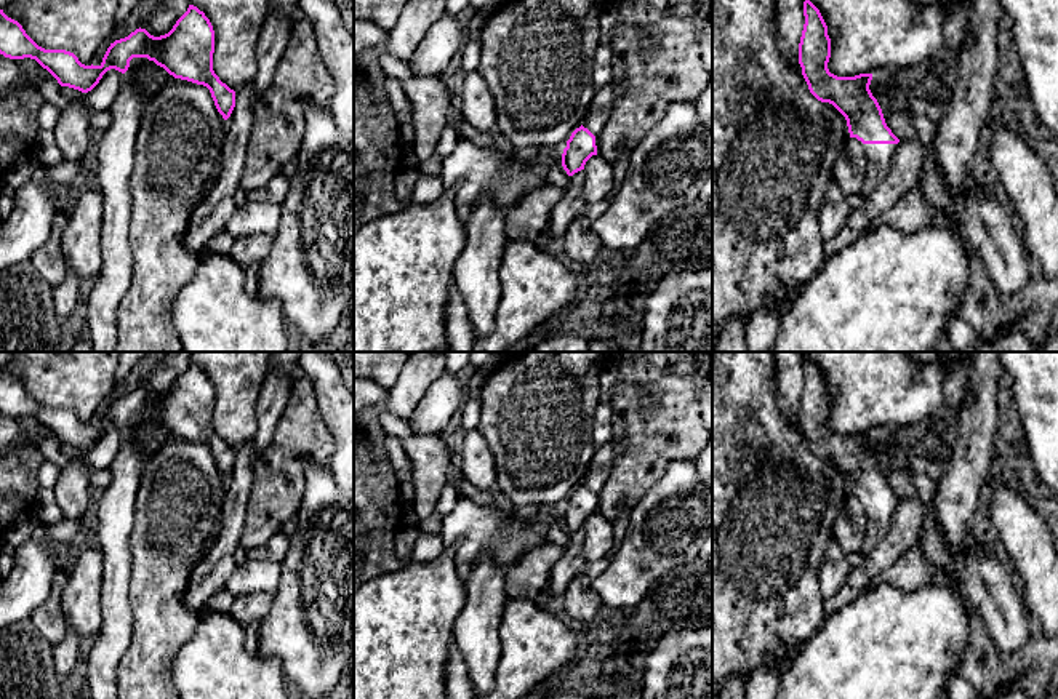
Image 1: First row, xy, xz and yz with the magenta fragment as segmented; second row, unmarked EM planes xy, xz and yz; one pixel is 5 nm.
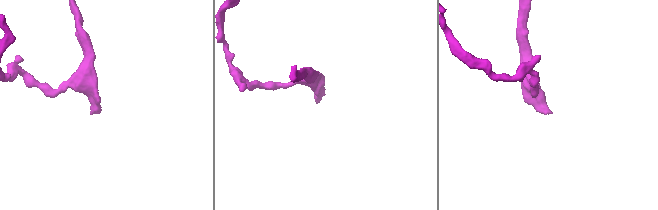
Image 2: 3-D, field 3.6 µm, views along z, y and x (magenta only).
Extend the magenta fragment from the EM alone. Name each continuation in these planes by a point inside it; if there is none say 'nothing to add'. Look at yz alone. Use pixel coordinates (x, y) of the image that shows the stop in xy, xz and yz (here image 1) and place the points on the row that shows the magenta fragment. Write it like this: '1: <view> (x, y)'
1: yz (881, 155)

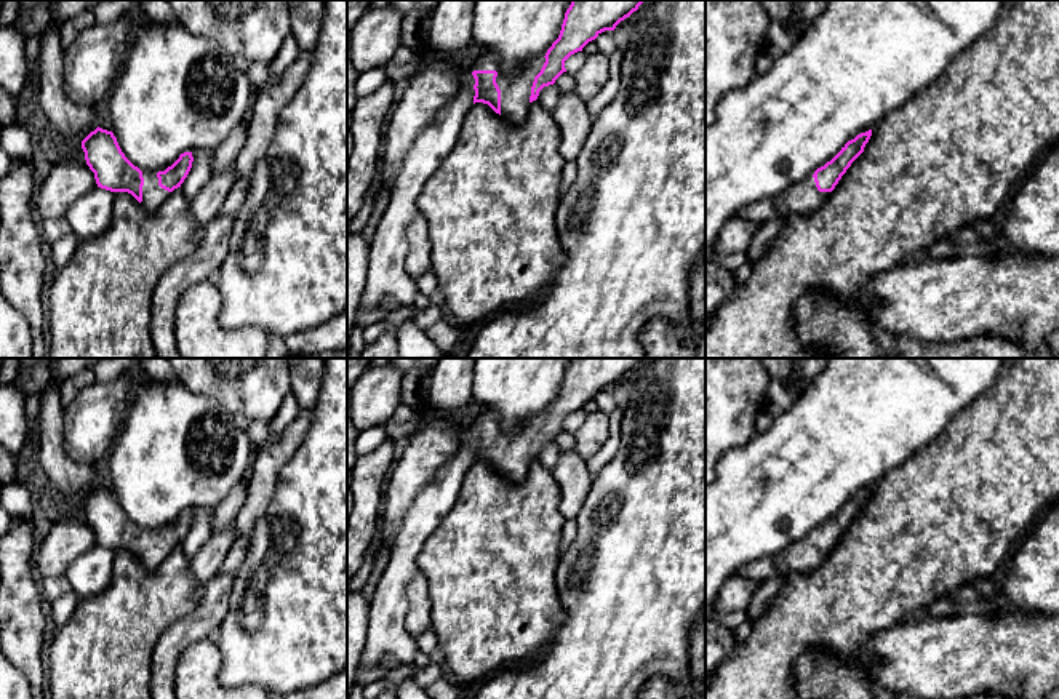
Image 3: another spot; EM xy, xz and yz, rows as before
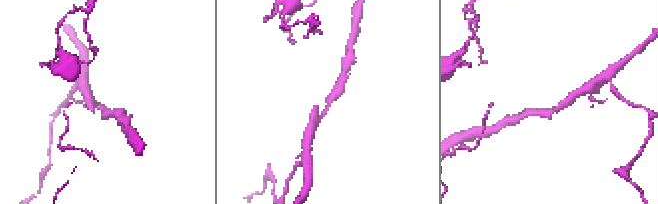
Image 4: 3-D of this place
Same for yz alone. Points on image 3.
1: yz (803, 197)

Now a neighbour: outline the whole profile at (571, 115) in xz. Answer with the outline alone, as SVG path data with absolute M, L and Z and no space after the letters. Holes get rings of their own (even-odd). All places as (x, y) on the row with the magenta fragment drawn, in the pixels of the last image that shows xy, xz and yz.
M560 93L552 115L560 128L560 152L566 160L576 160L593 123L585 101L576 93Z

